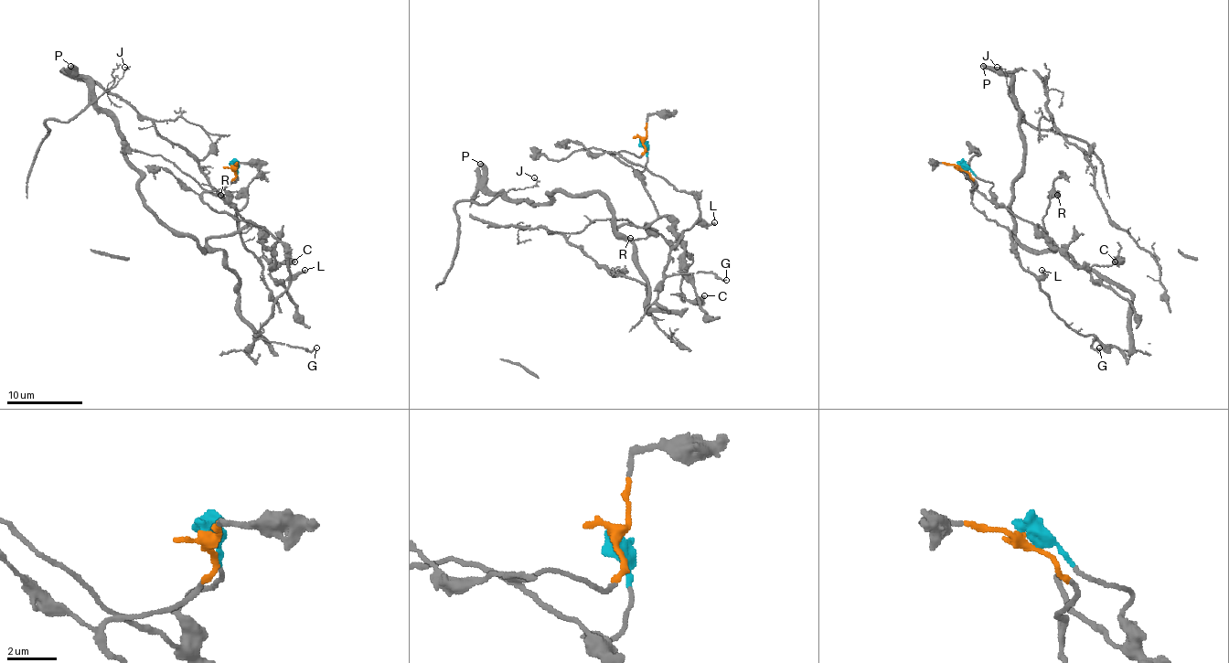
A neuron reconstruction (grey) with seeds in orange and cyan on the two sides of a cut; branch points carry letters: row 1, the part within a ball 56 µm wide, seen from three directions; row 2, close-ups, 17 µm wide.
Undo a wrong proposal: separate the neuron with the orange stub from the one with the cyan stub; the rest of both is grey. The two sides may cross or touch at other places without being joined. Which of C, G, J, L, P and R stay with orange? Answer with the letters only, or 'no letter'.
G, L

